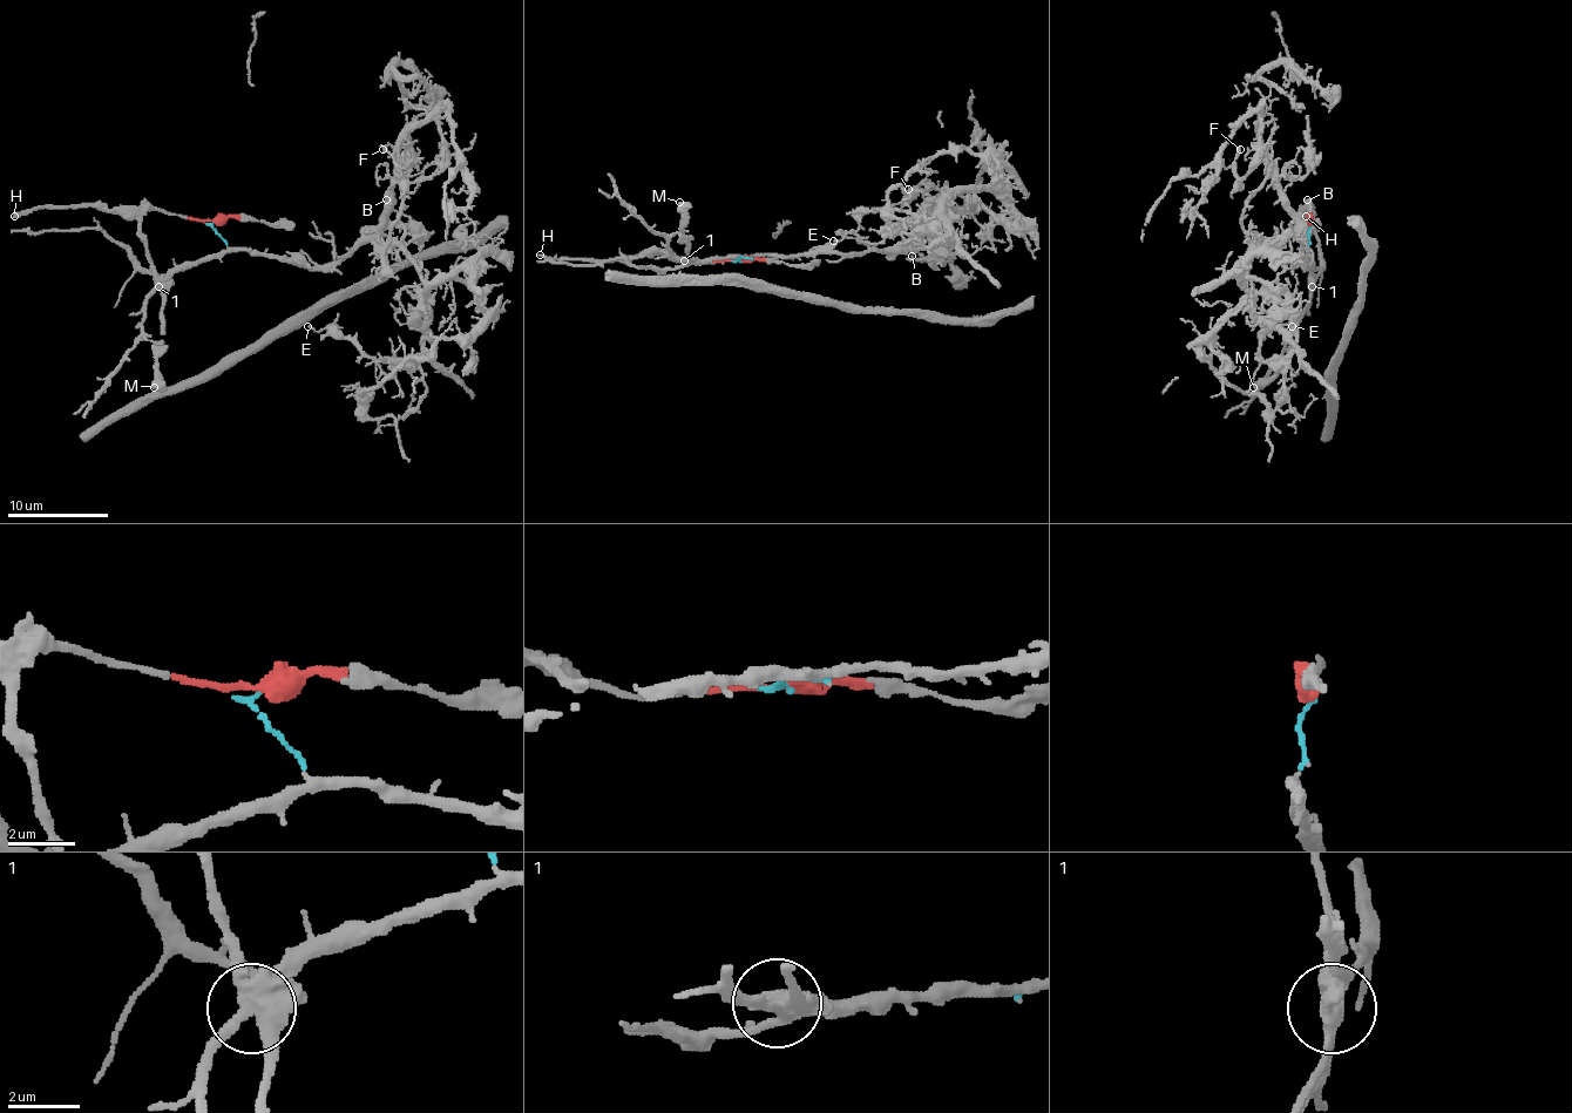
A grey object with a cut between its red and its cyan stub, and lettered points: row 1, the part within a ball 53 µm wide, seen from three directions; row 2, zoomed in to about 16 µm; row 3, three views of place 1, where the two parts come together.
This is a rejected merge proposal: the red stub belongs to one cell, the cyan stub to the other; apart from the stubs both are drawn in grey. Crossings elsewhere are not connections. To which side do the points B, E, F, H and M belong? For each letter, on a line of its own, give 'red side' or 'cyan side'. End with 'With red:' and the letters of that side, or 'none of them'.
B: cyan side
E: cyan side
F: cyan side
H: red side
M: red side
With red: H, M

